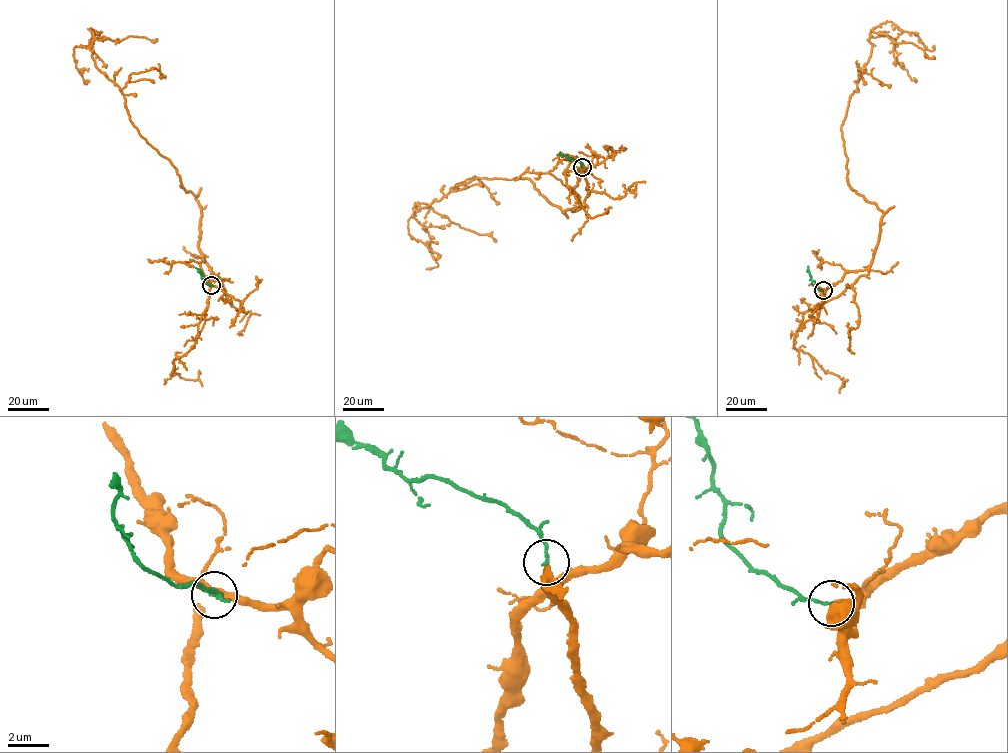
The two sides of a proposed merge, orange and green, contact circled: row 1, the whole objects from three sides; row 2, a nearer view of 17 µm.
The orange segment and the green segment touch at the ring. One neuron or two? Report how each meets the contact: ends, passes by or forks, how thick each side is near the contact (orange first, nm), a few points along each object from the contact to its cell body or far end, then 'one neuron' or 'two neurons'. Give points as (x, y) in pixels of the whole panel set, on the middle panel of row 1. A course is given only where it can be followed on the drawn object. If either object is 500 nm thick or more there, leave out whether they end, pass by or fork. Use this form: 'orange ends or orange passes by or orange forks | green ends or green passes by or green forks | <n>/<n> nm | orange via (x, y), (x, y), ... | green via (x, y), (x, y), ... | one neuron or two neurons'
orange ends | green ends | 130/140 nm | orange via (582, 167), (576, 210), (562, 211), (517, 177), (476, 178), (427, 207), (414, 205), (426, 203), (496, 240) | green via (582, 167), (572, 158), (557, 155) | one neuron

